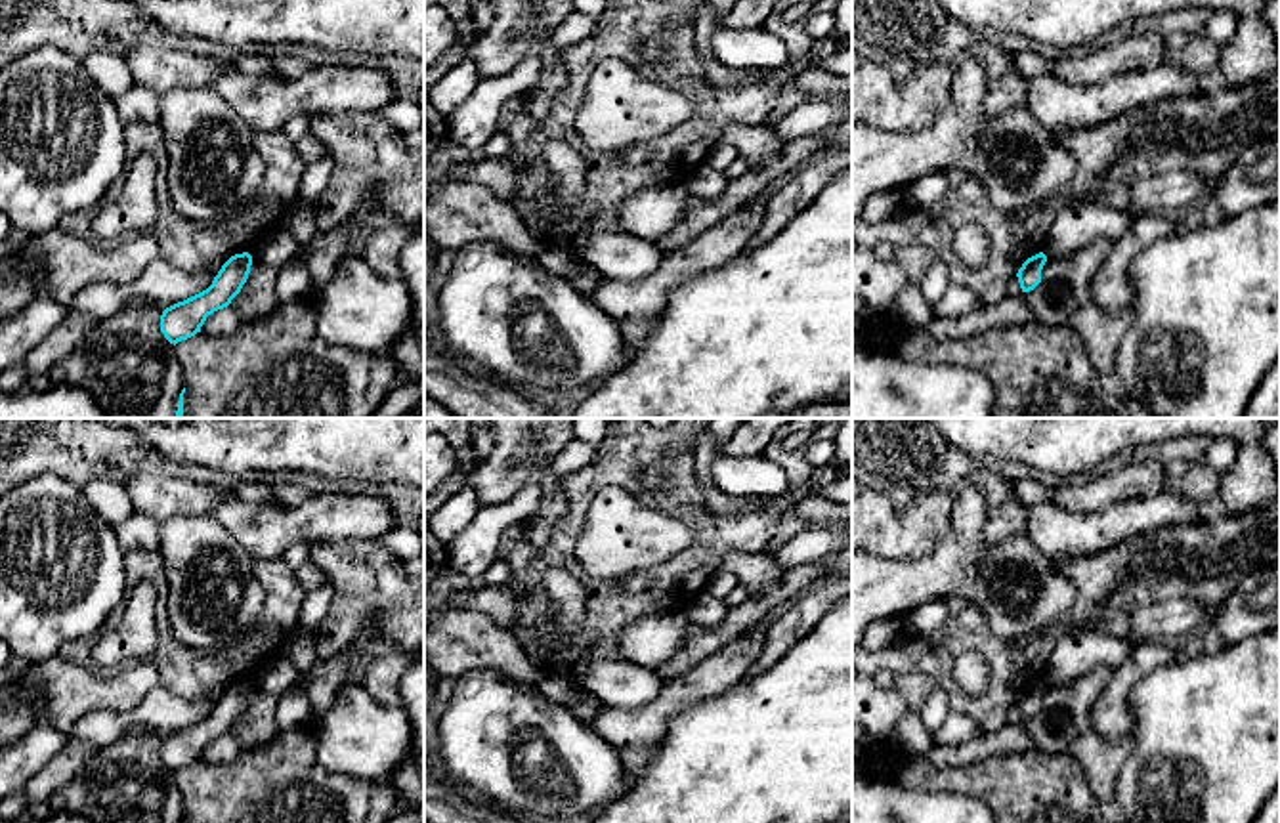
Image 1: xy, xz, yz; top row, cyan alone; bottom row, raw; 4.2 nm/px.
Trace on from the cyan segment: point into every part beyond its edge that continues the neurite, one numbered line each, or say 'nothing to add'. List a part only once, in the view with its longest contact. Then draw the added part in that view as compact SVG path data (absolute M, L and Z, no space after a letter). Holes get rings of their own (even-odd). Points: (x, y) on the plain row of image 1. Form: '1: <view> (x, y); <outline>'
nothing to add

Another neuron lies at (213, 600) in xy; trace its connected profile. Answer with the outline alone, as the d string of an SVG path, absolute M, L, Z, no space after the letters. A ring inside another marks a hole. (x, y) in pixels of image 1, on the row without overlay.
M172 517L160 523L159 550L166 571L166 617L189 649L222 651L260 619L266 592L252 575L252 558L214 517Z

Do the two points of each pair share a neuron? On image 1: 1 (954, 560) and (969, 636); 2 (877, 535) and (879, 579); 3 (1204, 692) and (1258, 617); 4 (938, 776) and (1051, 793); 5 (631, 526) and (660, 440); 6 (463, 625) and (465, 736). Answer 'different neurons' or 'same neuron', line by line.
1: different neurons
2: different neurons
3: different neurons
4: same neuron
5: different neurons
6: different neurons

